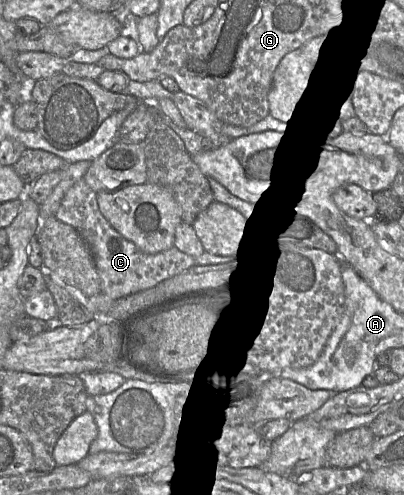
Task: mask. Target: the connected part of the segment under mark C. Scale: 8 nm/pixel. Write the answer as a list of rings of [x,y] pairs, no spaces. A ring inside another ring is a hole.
[[[82,178],[65,194],[55,217],[72,226],[87,243],[101,279],[102,293],[113,300],[155,287],[195,265],[196,258],[175,246],[168,250],[147,254],[122,236],[103,216],[98,207],[97,193]]]

